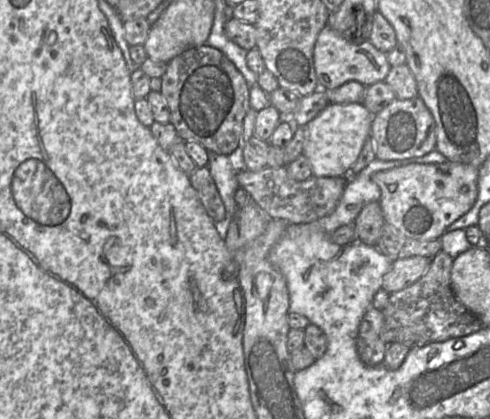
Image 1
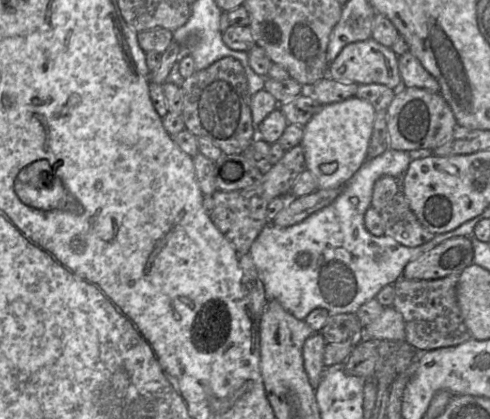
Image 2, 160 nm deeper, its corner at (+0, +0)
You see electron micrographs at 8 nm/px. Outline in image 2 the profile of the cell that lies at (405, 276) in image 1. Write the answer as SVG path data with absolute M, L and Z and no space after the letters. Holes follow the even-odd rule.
M454 237L437 245L410 261L402 278L408 280L434 280L460 274L473 264L474 250L469 237Z

